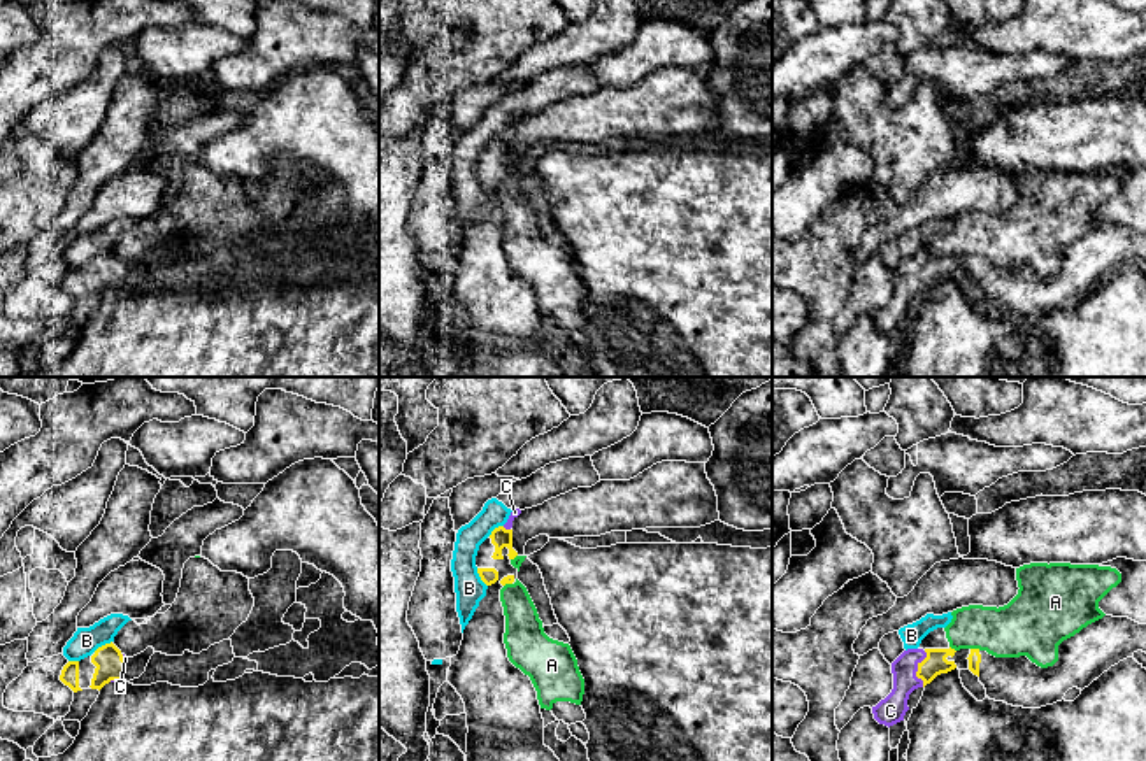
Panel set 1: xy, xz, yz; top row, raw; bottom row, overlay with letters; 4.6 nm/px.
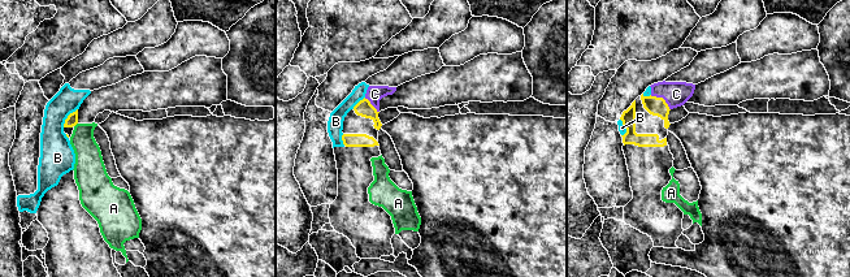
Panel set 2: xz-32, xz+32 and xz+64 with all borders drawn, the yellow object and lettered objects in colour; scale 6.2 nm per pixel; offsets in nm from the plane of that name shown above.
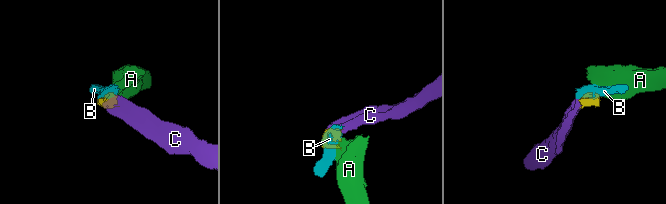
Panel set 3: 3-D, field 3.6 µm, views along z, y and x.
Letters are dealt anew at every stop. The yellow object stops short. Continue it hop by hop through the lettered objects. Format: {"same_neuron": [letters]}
{"same_neuron": ["C"]}

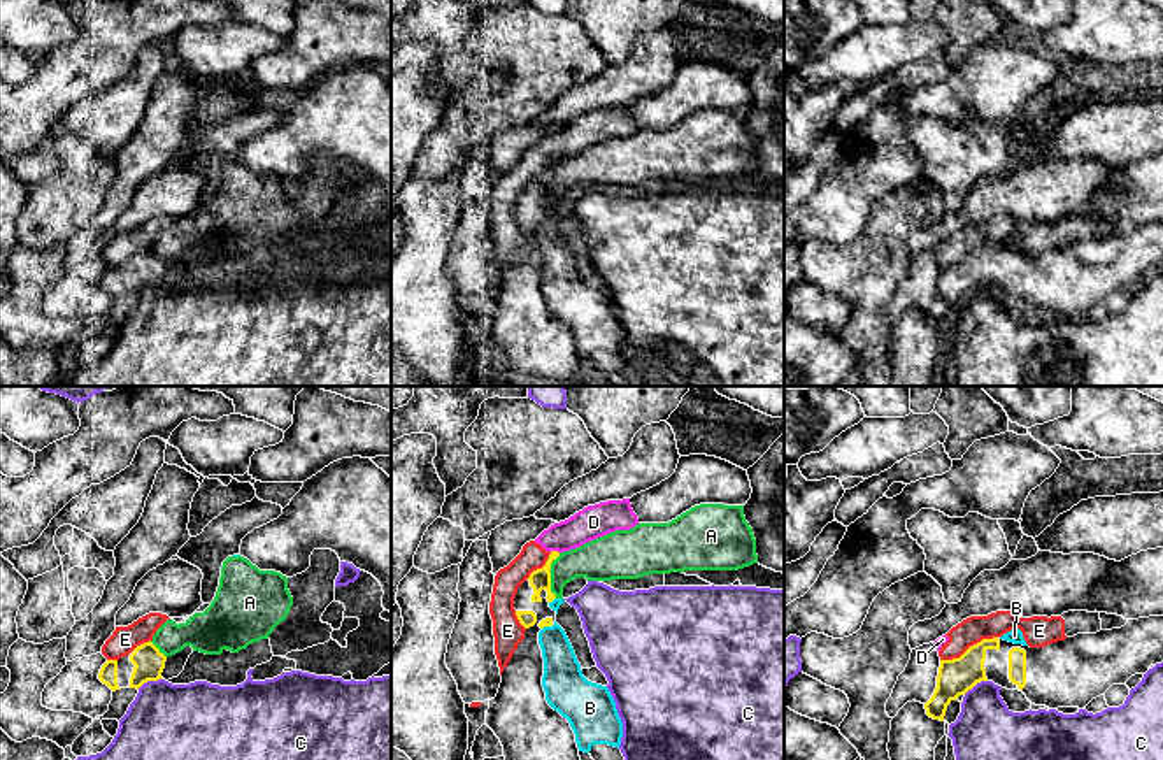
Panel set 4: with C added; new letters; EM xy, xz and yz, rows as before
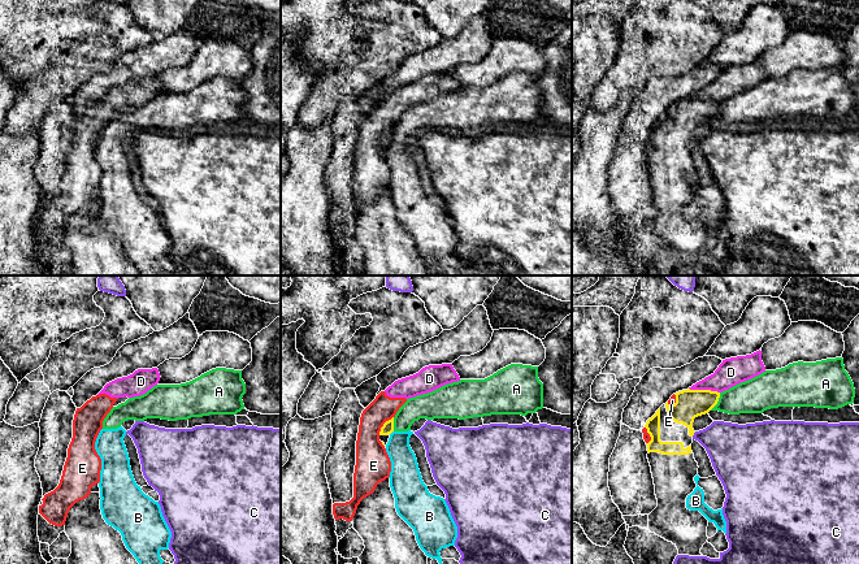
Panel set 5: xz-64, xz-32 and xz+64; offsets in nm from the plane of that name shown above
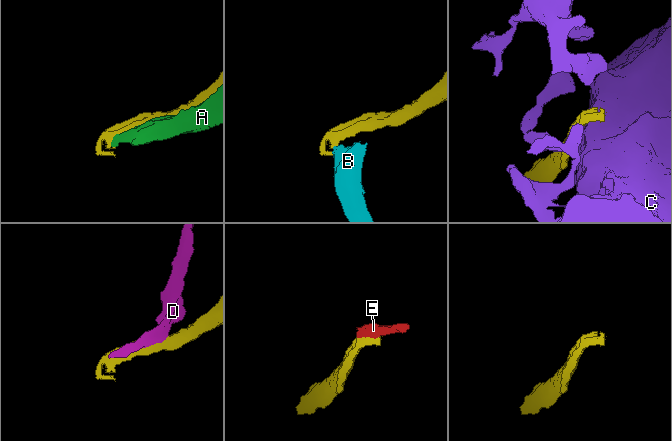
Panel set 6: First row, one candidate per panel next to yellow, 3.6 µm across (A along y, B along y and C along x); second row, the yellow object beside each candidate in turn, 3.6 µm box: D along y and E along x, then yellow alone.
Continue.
{"same_neuron": []}

